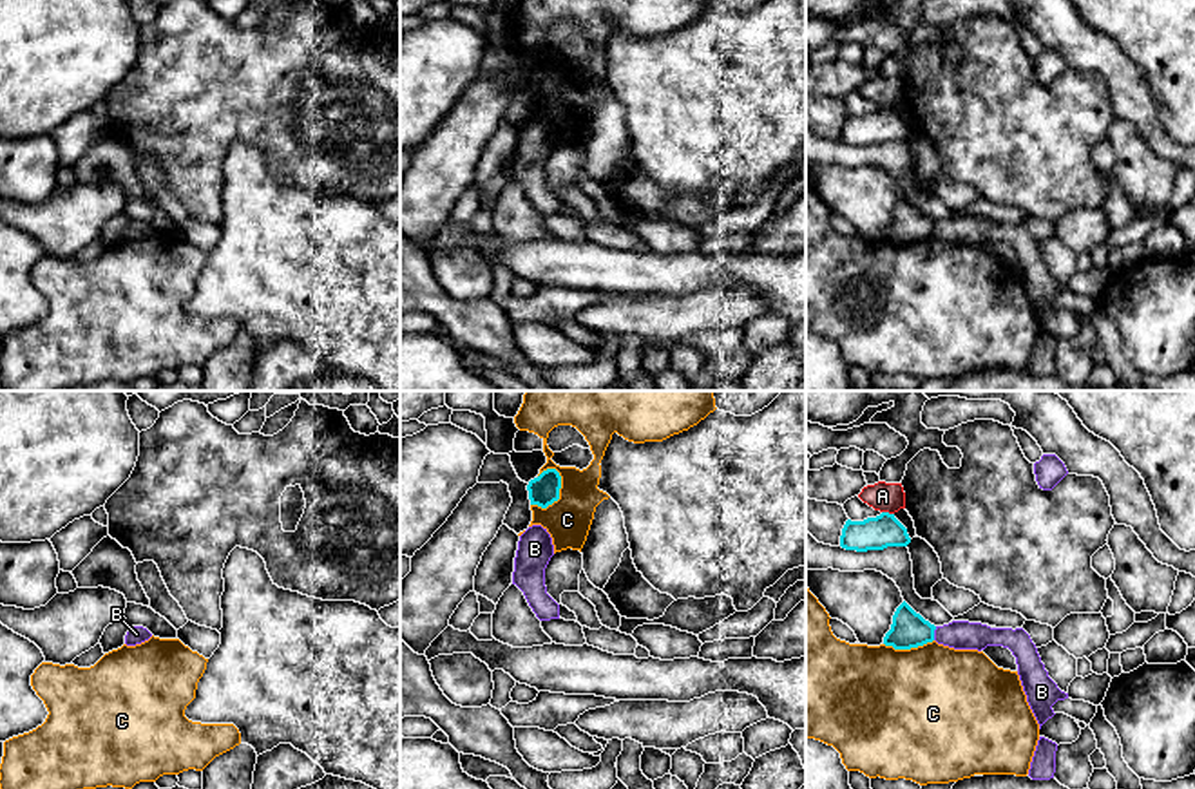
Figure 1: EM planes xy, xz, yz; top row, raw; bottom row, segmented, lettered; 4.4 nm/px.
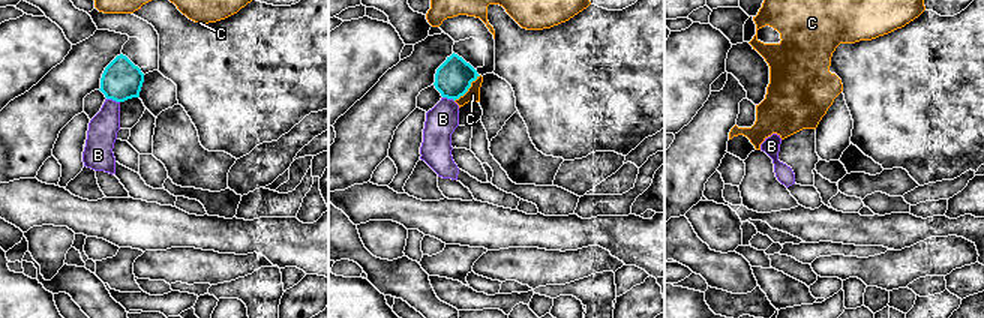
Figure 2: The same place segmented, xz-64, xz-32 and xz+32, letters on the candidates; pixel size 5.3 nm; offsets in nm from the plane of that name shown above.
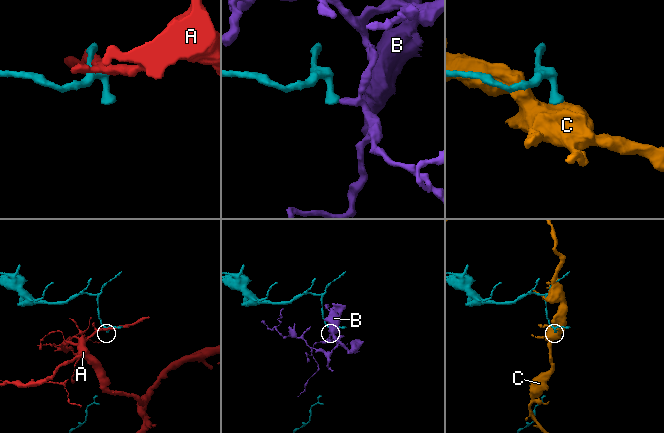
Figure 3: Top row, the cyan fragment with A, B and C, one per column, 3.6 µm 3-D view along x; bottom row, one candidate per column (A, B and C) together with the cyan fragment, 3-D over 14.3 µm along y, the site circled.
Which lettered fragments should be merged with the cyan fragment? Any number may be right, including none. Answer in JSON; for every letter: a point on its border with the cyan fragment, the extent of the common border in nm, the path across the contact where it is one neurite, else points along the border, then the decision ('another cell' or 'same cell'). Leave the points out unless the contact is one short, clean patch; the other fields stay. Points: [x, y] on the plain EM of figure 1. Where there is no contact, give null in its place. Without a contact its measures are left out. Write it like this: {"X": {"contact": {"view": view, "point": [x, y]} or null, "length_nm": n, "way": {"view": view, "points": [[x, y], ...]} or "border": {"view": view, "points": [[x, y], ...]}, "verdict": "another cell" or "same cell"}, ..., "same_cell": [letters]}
{"A": {"contact": {"view": "yz", "point": [888, 107]}, "length_nm": 60, "verdict": "another cell"}, "B": {"contact": {"view": "yz", "point": [933, 228]}, "length_nm": 70, "border": {"view": "yz", "points": [[936, 221], [933, 234]]}, "verdict": "another cell"}, "C": {"contact": {"view": "xz", "point": [558, 91]}, "length_nm": 200, "verdict": "another cell"}, "same_cell": []}

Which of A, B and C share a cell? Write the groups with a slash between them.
A / B / C

